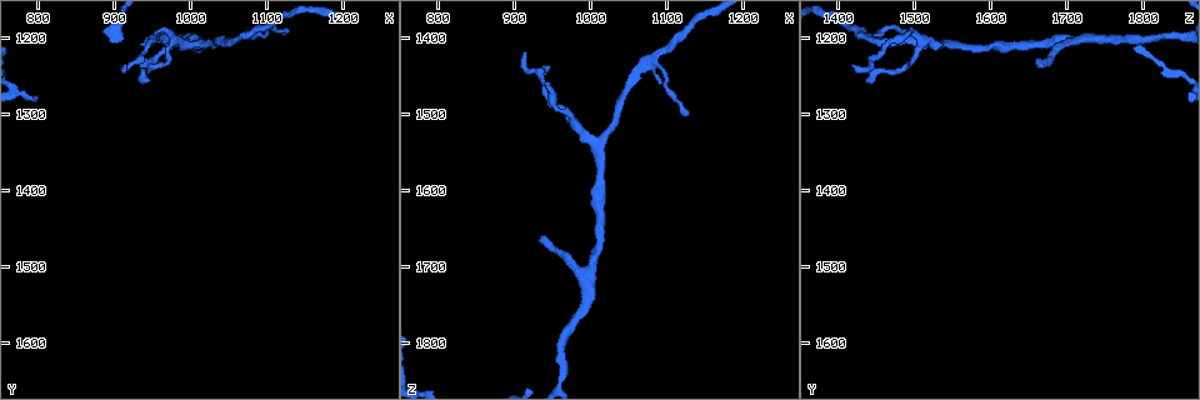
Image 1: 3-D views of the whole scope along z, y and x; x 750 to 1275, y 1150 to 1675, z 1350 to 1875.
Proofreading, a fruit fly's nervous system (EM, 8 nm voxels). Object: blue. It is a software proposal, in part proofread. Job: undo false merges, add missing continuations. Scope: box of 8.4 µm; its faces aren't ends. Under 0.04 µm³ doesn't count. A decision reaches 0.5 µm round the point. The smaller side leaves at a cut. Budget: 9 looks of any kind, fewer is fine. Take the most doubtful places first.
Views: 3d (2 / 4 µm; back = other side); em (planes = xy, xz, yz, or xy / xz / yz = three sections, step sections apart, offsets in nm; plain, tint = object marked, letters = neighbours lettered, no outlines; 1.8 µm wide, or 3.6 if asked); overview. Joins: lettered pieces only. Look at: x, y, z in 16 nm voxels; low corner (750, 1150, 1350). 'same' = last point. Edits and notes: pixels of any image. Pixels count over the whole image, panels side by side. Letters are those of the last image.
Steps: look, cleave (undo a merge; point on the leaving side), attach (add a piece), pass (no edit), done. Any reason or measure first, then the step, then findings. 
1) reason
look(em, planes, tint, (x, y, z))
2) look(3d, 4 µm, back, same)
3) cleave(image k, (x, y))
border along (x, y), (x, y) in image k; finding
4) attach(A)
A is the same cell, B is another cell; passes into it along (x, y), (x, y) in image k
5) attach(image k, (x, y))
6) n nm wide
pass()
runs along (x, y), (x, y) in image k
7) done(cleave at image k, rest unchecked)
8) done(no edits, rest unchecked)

thin end
look(em, xz, step 8, tint, (1125, 1195, 1500))

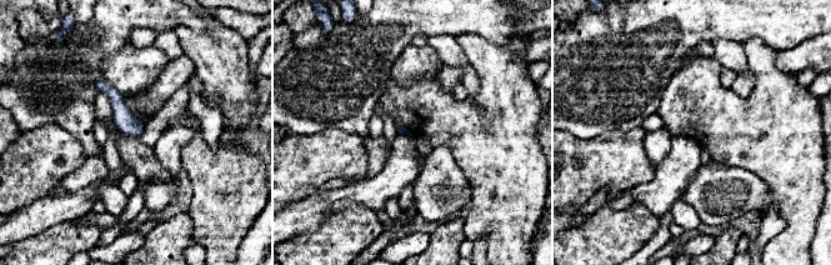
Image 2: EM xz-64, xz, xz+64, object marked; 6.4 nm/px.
look(em, planes, letters, same)

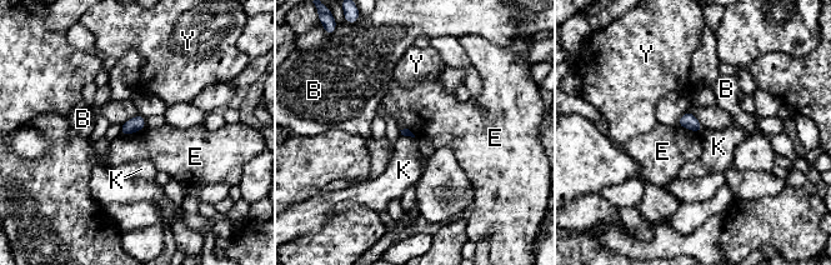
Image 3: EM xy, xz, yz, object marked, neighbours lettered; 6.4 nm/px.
pass()
B, E, K and Y are other cells; border along (144, 128), (129, 134), (121, 134) in image 3; no lettered piece goes on from it

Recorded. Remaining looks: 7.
branch stops here
look(3d, 2 µm, (935, 1230, 1665))

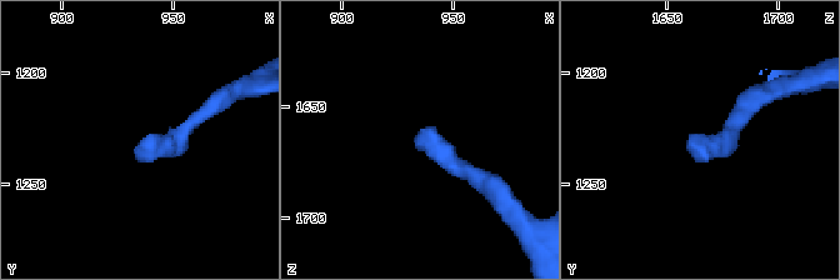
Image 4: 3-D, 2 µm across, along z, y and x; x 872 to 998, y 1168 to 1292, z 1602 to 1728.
look(em, yz, step 8, tint, (938, 1228, 1661))

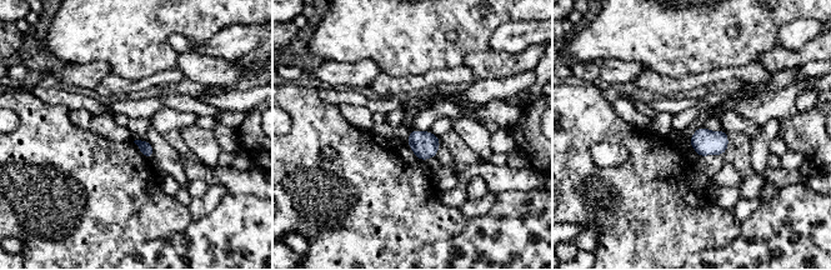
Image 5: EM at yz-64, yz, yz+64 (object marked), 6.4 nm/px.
another direction
look(em, planes, letters, same)

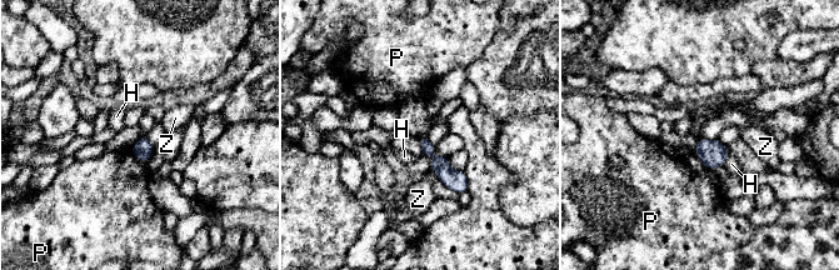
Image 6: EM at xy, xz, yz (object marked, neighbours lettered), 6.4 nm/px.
pass()
H, P and Z are other cells; border along (694, 151), (708, 170) in image 6; none of them fits

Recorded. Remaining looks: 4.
two arms in line, one across
look(3d, 4 µm, back, (1015, 1205, 1540))

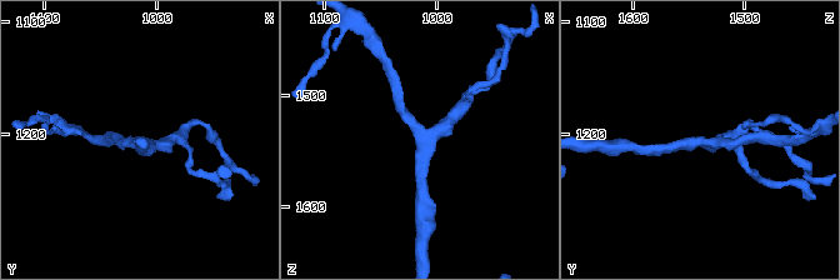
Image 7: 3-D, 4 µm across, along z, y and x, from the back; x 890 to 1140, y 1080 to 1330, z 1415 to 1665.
3 arms
look(em, planes, letters, (1012, 1208, 1538))

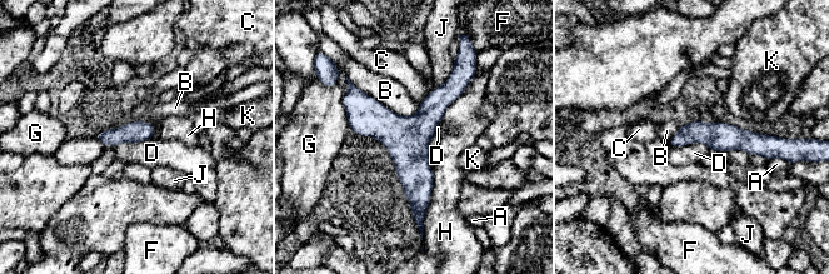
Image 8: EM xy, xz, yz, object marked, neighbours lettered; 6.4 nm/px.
pass()
A, B, C, D, F, G, H, J and K are other cells; continuous, no second neuron

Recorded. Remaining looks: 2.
done(no edits, rest unchecked)

